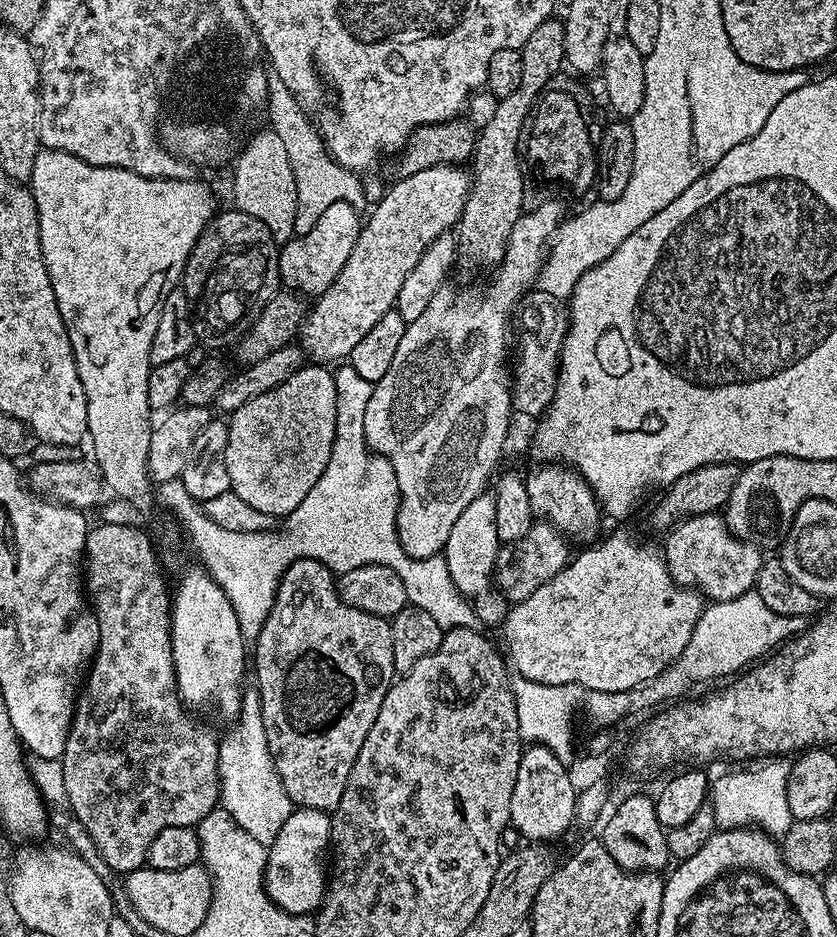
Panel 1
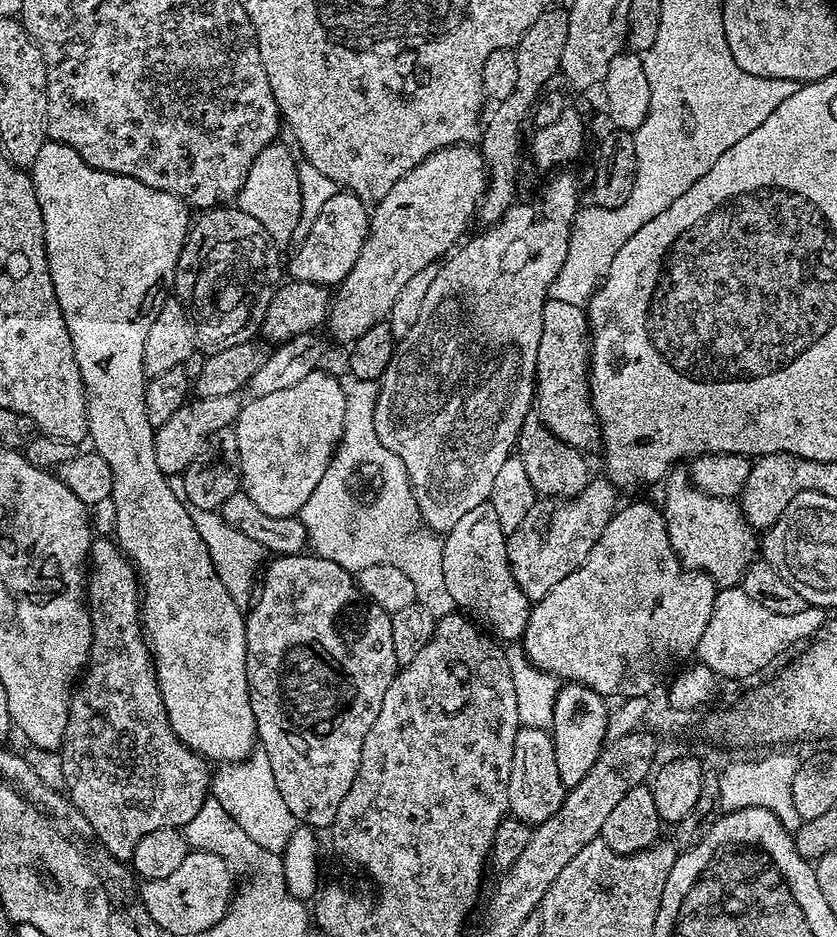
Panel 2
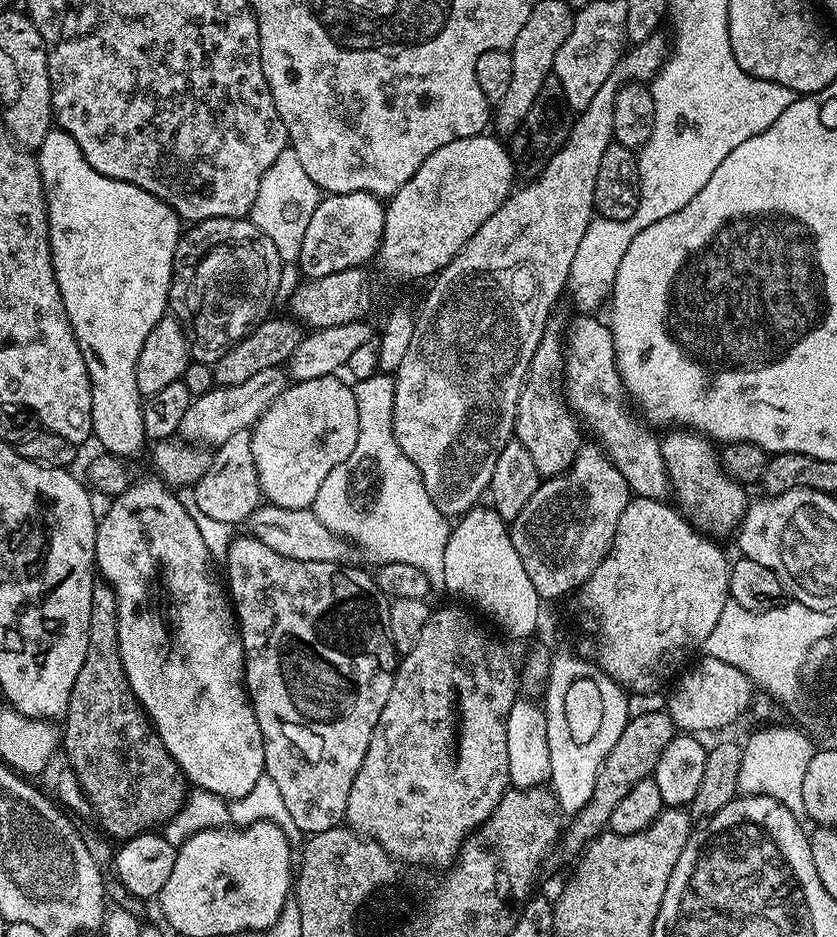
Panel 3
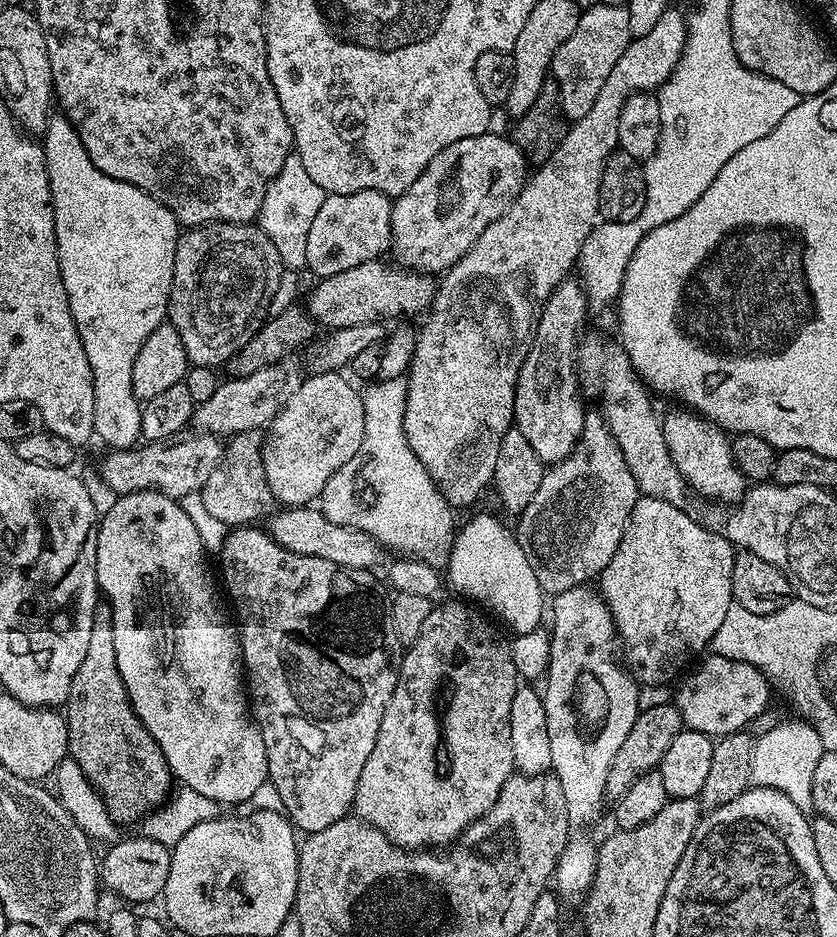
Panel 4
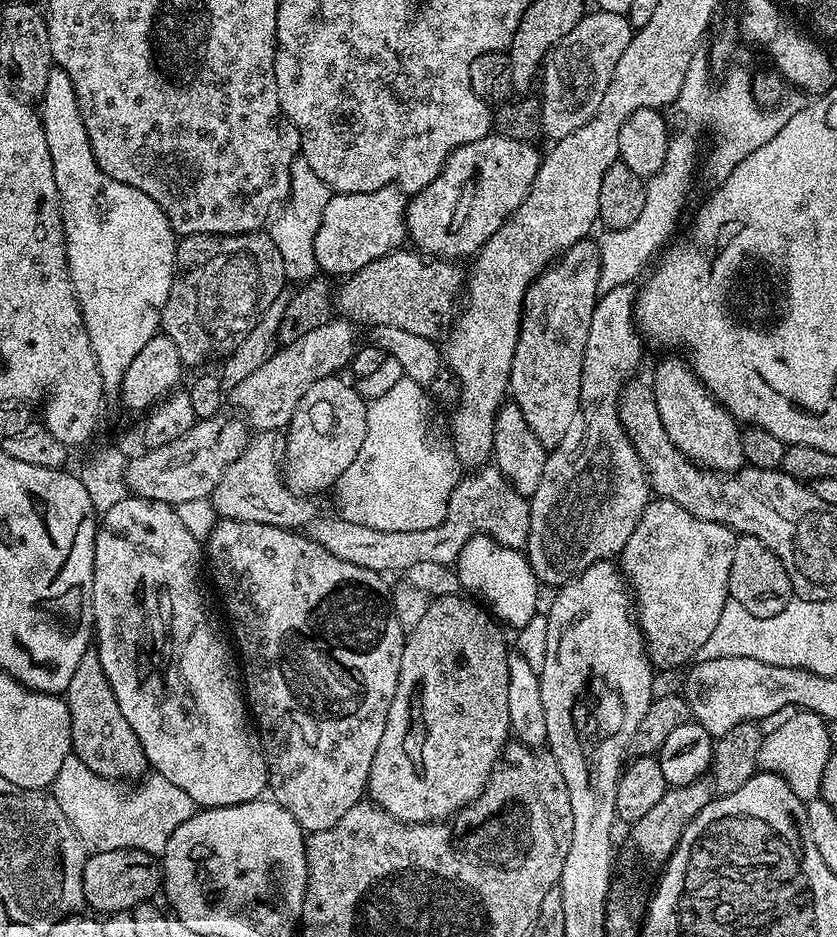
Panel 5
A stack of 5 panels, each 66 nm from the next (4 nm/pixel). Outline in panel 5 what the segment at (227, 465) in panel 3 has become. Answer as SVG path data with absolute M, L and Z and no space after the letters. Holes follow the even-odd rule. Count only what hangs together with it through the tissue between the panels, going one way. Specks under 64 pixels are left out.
M279 431L256 432L249 439L248 445L234 458L234 462L222 474L218 486L211 494L212 507L217 517L225 520L241 520L242 522L262 522L270 526L298 530L317 519L318 511L311 504L312 500L307 495L296 495L285 484L282 475L282 461L285 454L285 437Z

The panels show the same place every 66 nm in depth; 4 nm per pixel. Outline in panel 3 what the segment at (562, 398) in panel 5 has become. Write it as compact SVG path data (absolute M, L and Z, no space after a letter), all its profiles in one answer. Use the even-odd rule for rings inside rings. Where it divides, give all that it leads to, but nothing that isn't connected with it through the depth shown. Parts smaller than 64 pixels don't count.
M544 334L538 350L528 367L528 378L518 398L518 414L516 415L515 439L526 446L530 458L534 458L534 466L541 477L553 478L562 476L580 455L581 427L577 424L573 413L562 401L562 388L558 383L558 373L562 368L562 344L551 334Z

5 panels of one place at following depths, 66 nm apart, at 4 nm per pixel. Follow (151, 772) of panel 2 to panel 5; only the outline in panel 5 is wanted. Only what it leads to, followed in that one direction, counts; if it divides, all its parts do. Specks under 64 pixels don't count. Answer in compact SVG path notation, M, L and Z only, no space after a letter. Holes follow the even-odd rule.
M95 650L82 654L82 662L78 662L74 675L70 677L66 699L72 727L72 752L82 758L96 776L101 776L103 780L136 782L149 771L148 759L138 742L138 734L134 734L134 730L130 730L130 722L122 718L122 710Z

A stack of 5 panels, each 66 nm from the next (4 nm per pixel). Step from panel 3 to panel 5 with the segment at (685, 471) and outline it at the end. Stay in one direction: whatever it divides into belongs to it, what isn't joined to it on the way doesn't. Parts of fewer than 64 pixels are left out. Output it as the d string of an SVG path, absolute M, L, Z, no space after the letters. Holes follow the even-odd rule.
M676 354L669 356L672 357L657 366L656 381L651 381L650 387L658 406L658 418L662 418L662 426L670 434L670 442L702 468L728 474L745 467L741 425L708 393L708 387L683 359L680 361Z

